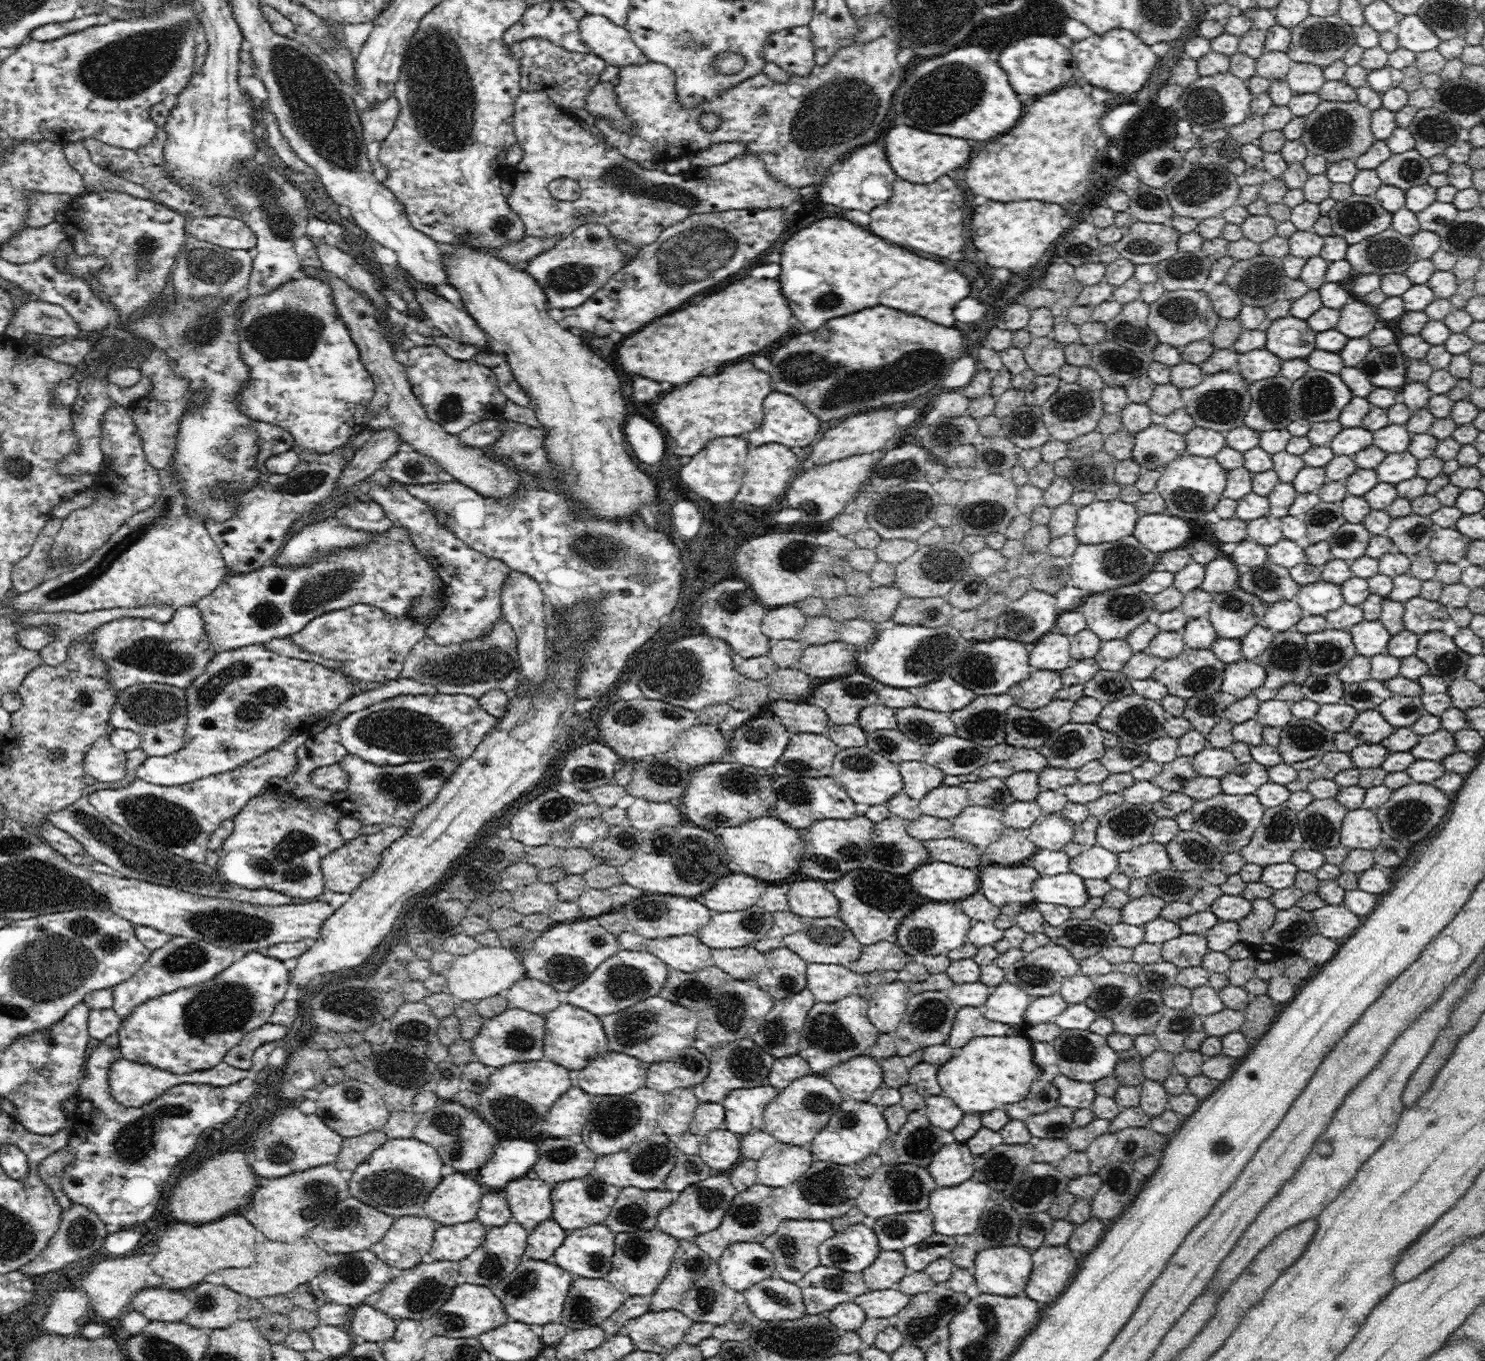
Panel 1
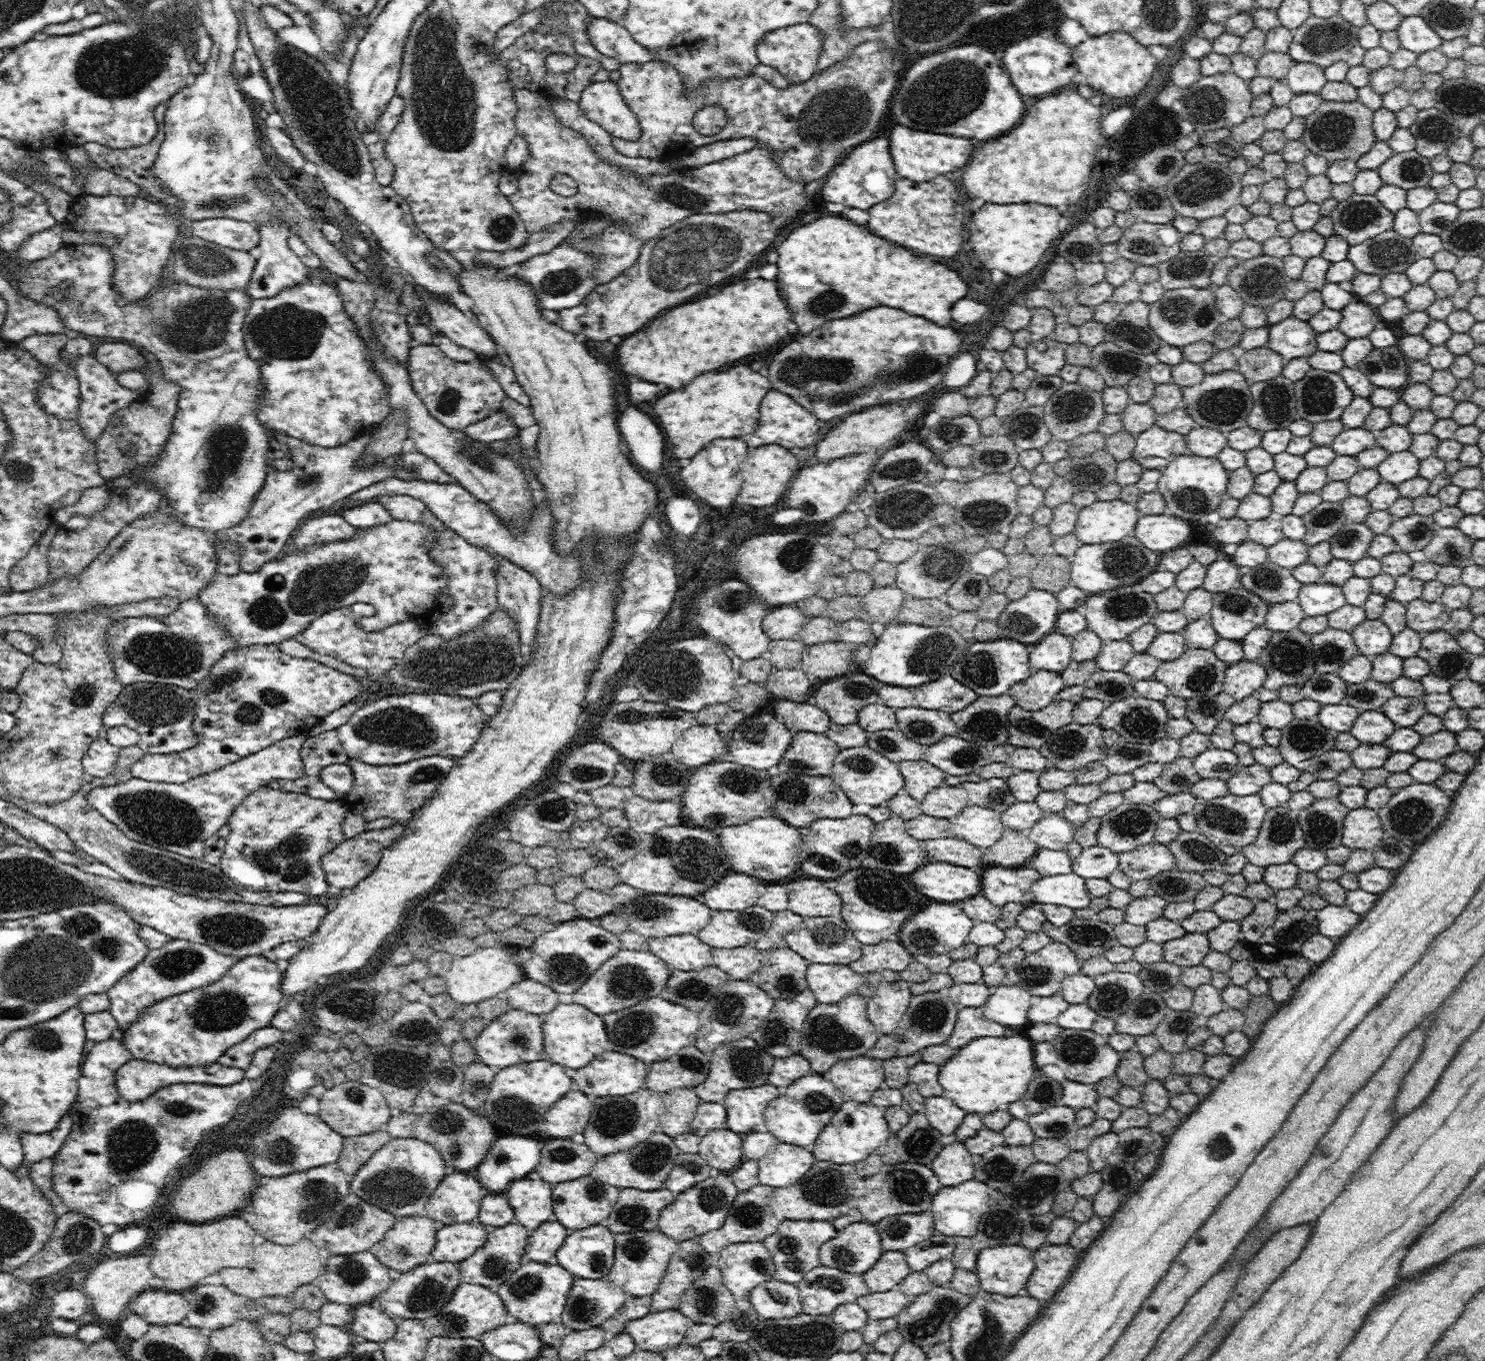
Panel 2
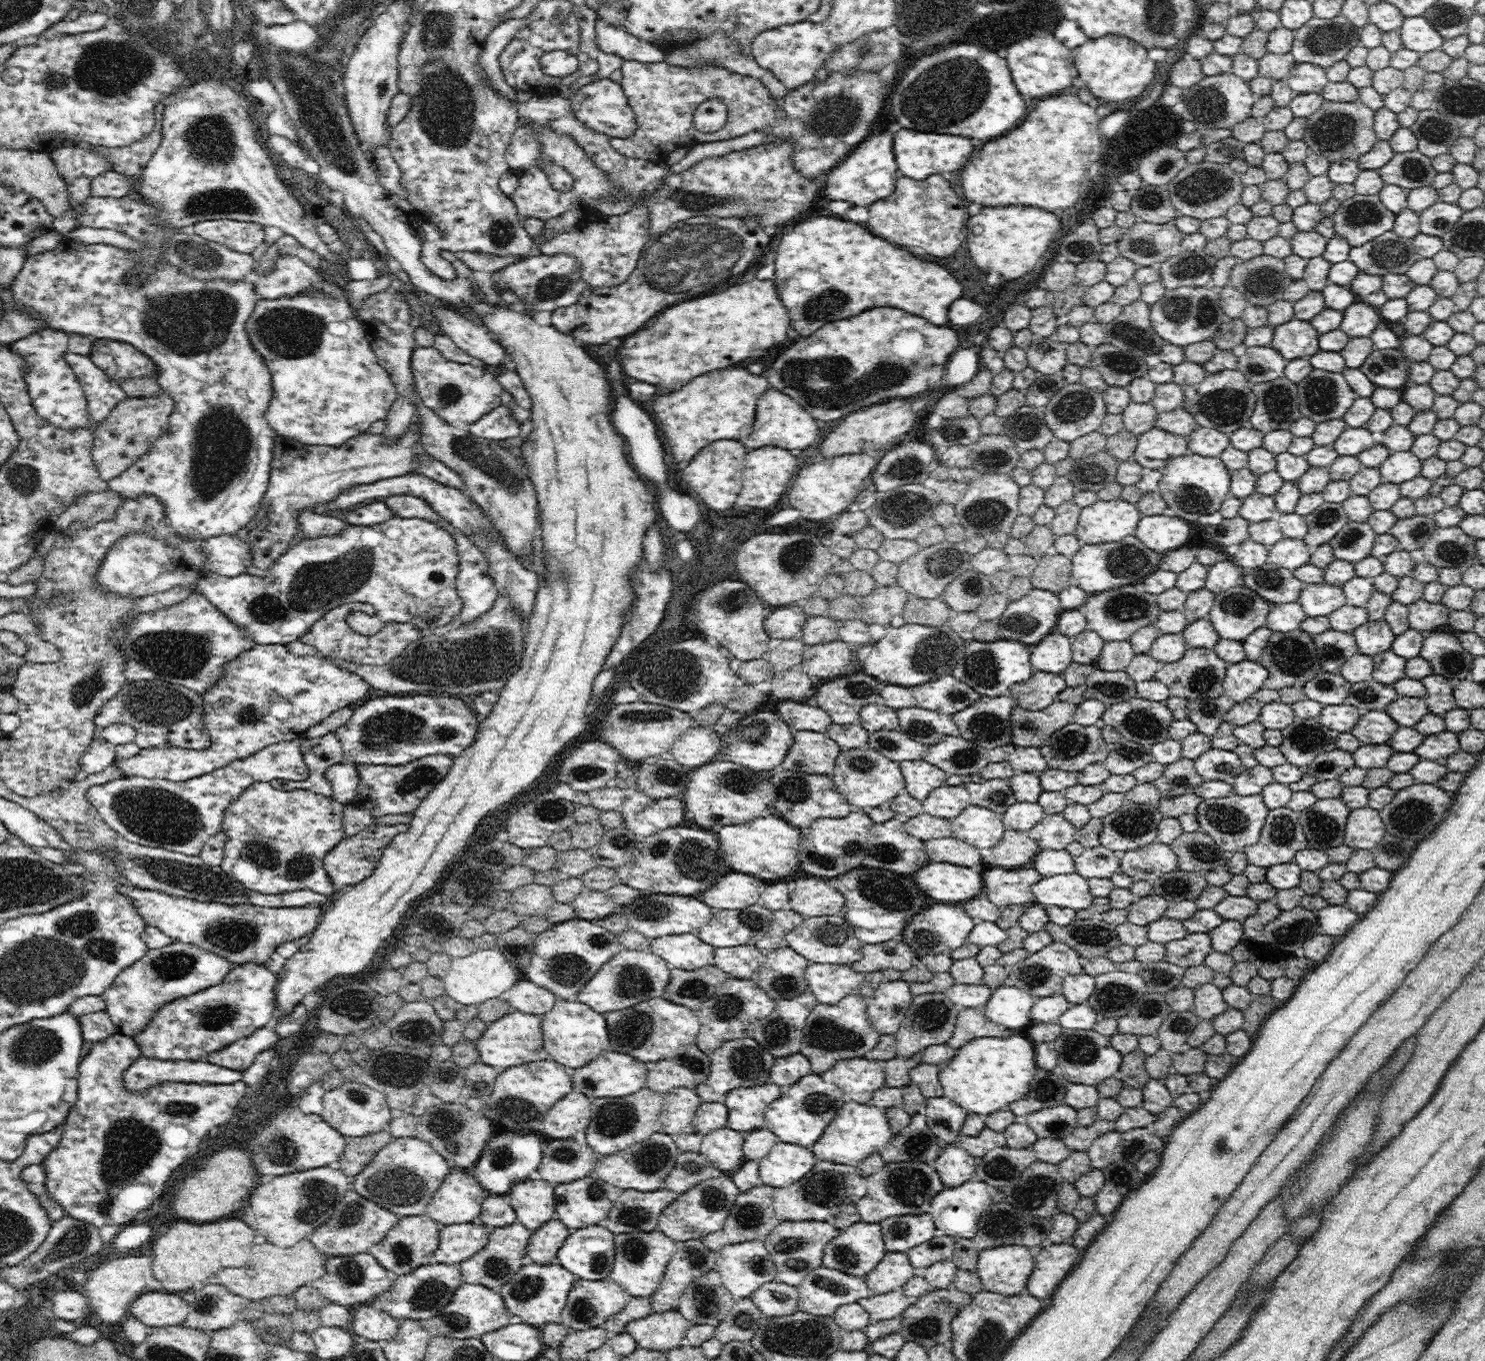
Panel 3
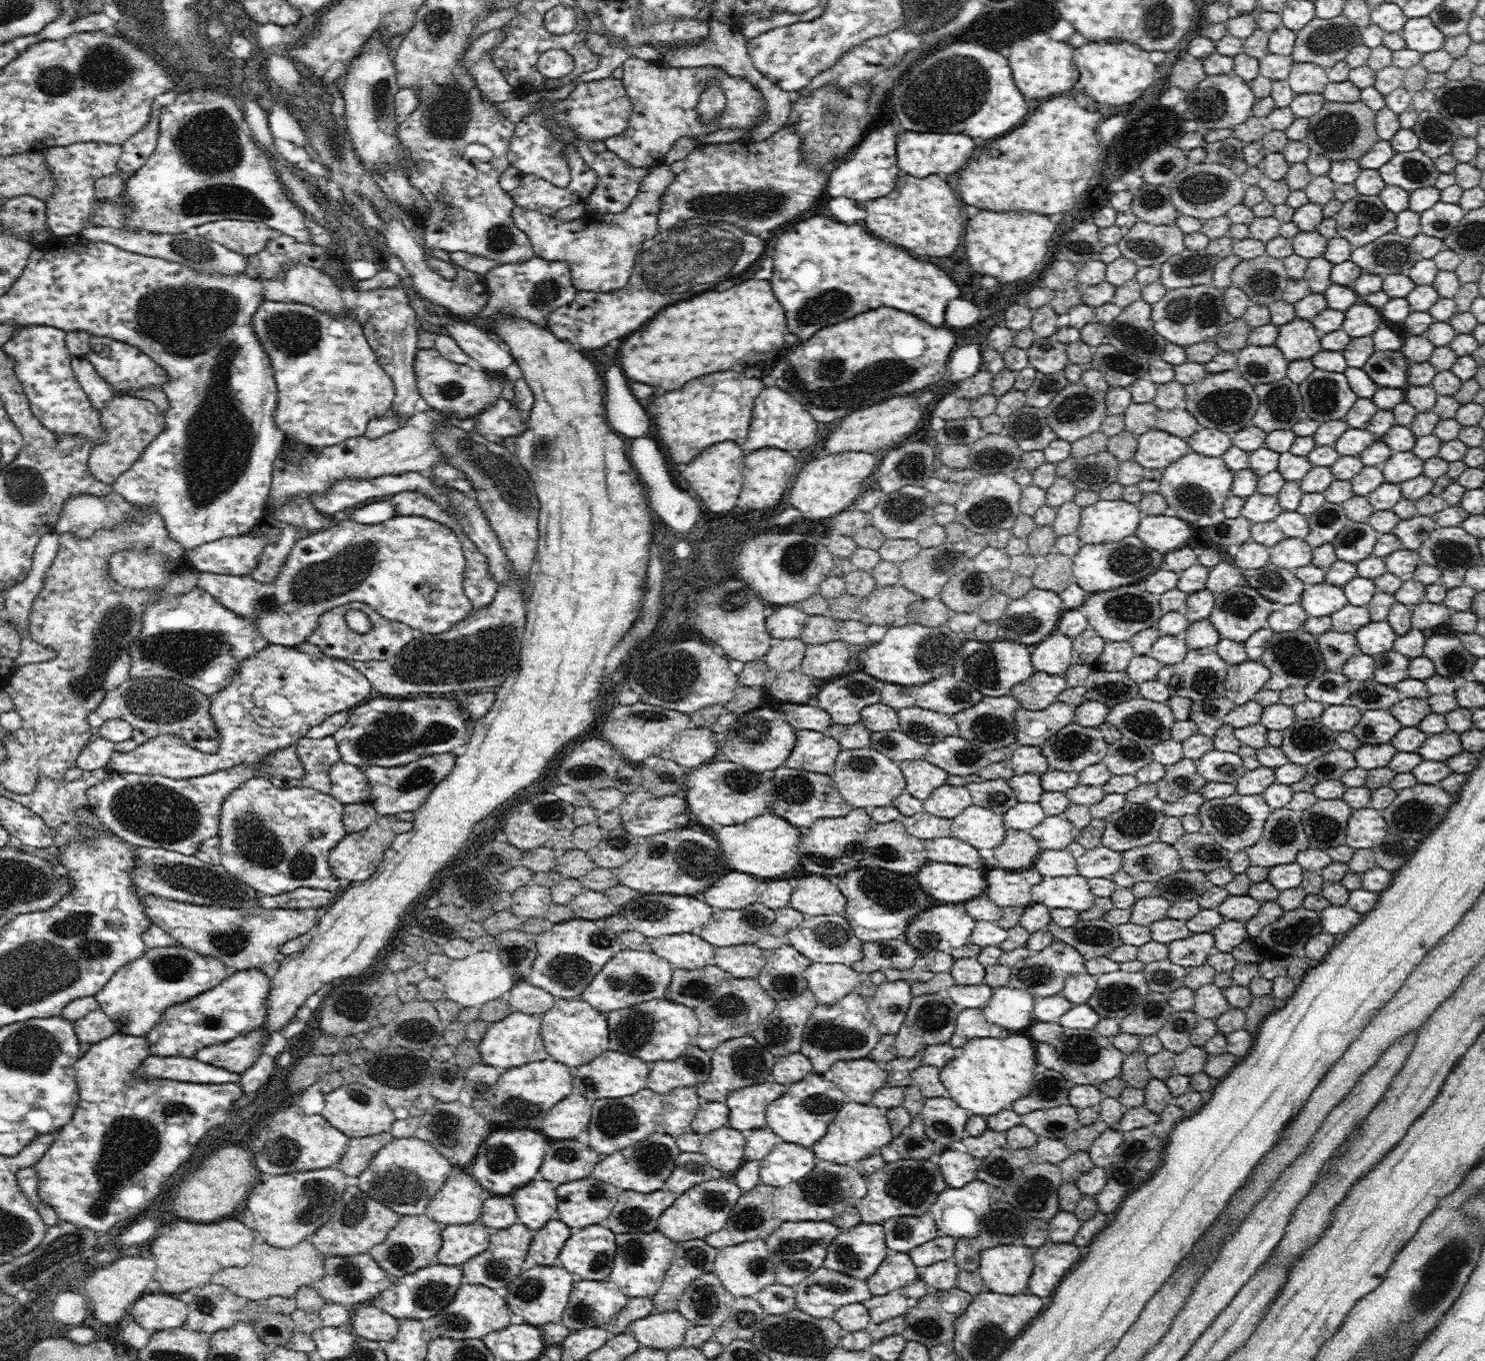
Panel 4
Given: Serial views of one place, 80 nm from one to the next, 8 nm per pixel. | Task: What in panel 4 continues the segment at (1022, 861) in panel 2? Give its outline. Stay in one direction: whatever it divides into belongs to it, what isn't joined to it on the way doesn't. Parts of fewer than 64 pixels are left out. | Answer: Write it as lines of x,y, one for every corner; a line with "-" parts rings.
1007,830
1000,846
994,849
990,866
1006,870
1026,870
1034,867
1041,852
1038,841
1030,832

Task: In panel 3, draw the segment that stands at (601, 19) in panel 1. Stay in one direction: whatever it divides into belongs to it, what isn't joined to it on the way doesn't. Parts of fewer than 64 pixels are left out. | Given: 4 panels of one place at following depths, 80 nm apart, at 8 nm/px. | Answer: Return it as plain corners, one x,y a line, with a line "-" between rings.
596,18
595,31
598,47
608,54
617,54
624,60
637,60
642,63
664,61
664,48
639,40
618,25

